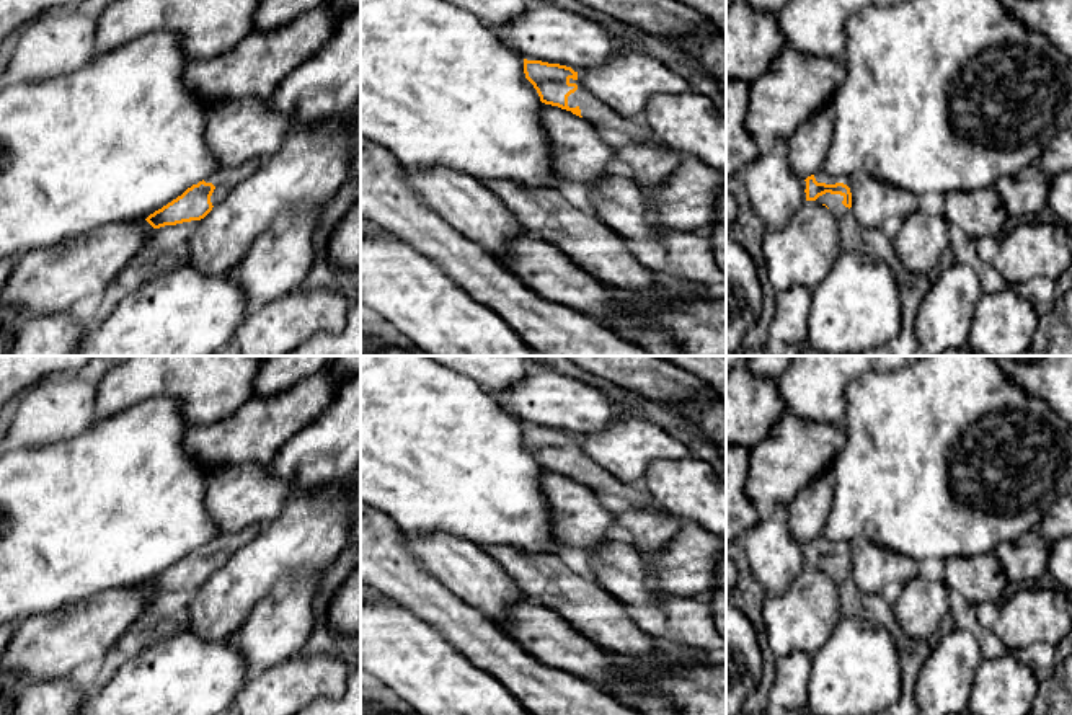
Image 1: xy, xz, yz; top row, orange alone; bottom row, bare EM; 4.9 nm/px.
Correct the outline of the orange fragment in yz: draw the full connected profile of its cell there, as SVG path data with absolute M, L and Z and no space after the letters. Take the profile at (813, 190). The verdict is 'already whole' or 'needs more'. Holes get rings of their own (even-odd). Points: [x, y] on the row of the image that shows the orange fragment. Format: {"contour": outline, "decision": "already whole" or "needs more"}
{"contour": "M824 170L803 181L806 201L826 206L835 219L842 219L852 207L850 178L829 176Z", "decision": "needs more"}

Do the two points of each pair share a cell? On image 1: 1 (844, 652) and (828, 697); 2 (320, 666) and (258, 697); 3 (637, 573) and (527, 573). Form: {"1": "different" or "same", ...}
{"1": "same", "2": "same", "3": "different"}

